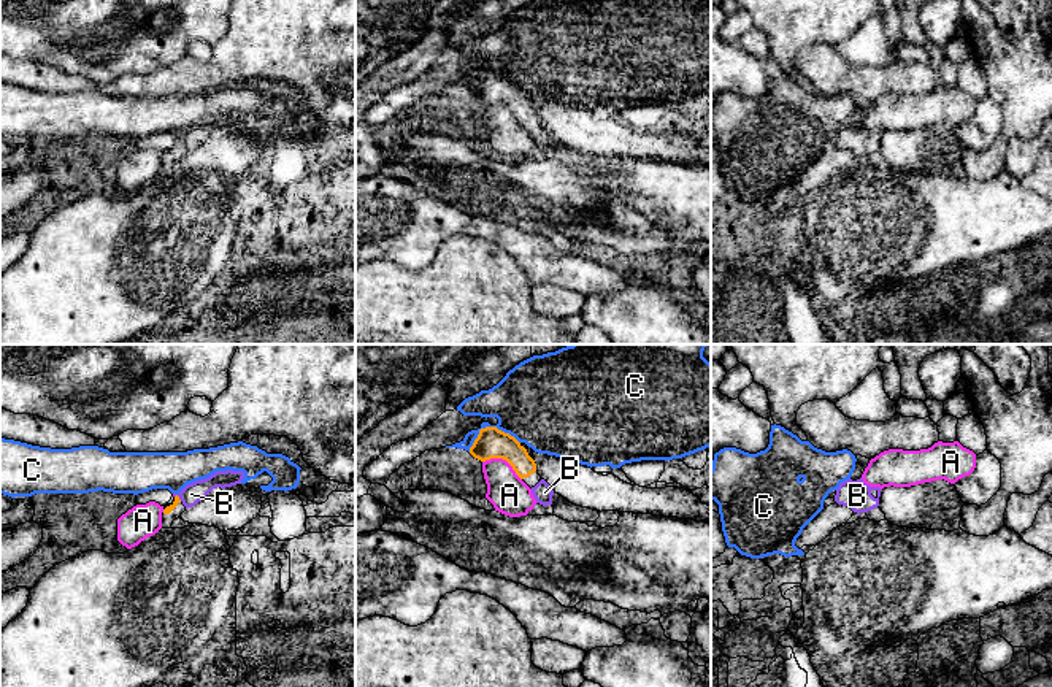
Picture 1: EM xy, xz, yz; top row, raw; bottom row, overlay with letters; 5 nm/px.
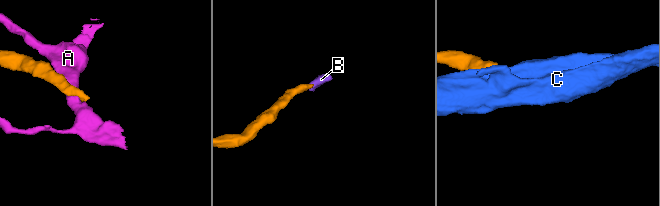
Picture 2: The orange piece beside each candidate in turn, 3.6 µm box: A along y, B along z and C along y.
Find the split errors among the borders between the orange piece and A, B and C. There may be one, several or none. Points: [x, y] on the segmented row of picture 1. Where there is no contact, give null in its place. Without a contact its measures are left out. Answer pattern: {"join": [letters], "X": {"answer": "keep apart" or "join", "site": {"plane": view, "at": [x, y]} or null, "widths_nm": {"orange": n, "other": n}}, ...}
{"join": ["B"], "A": {"answer": "keep apart", "site": {"plane": "xz", "at": [503, 459]}, "widths_nm": {"orange": 160, "other": 200}}, "B": {"answer": "join", "site": {"plane": "xy", "at": [178, 498]}, "widths_nm": {"orange": 40, "other": 100}}, "C": {"answer": "keep apart", "site": {"plane": "xz", "at": [489, 427]}, "widths_nm": {"orange": 160, "other": 380}}}

